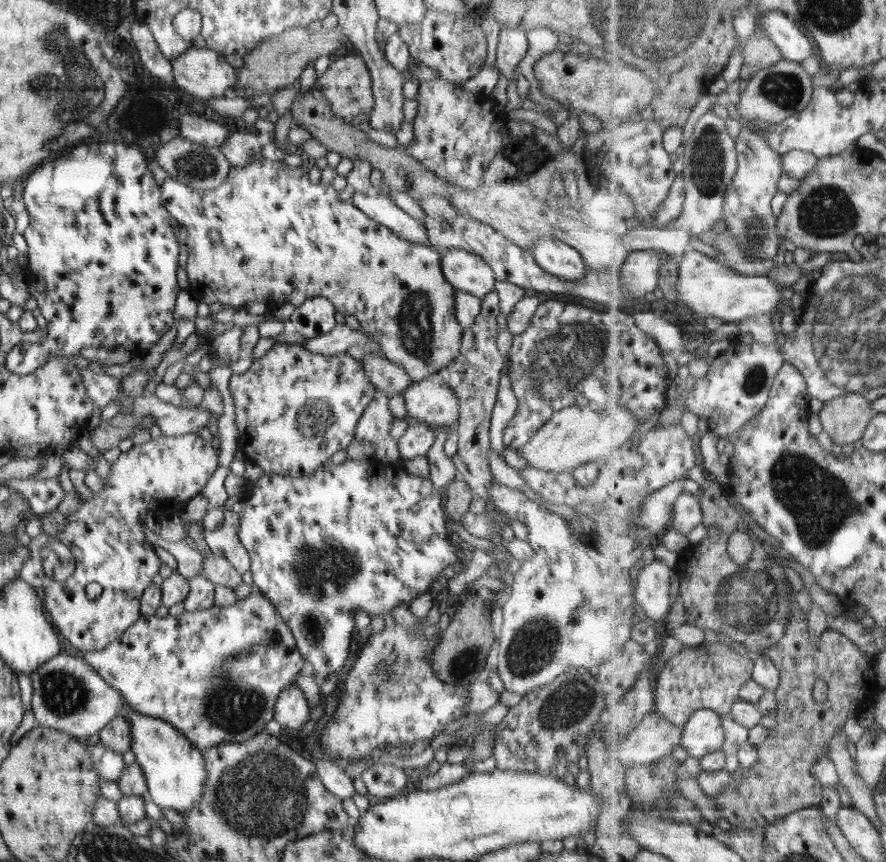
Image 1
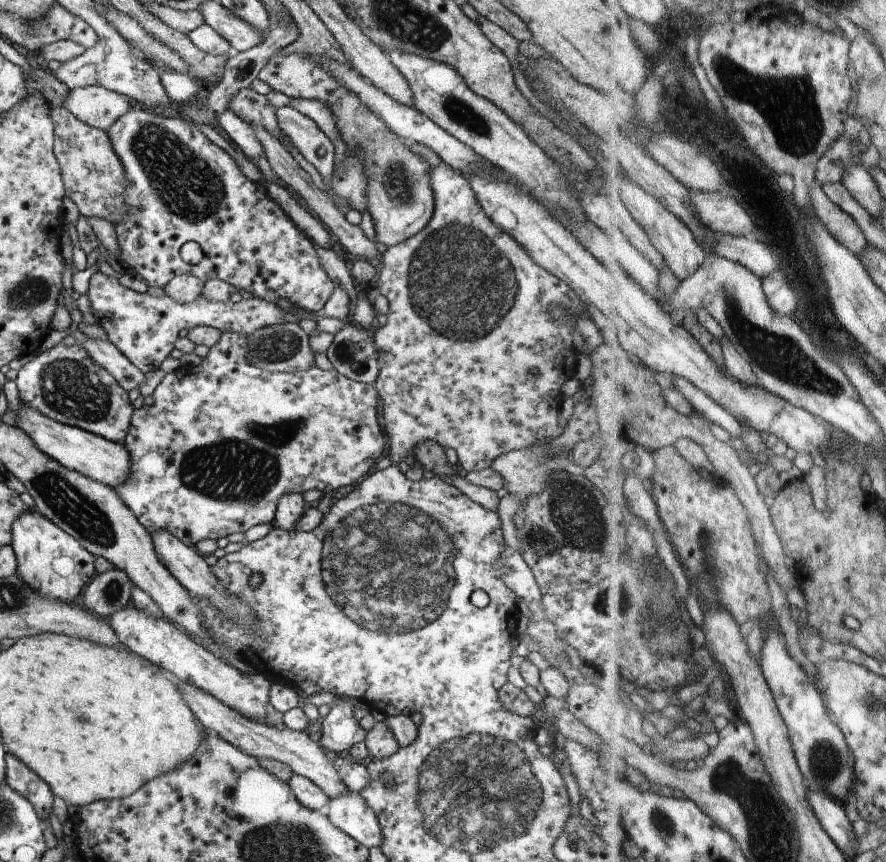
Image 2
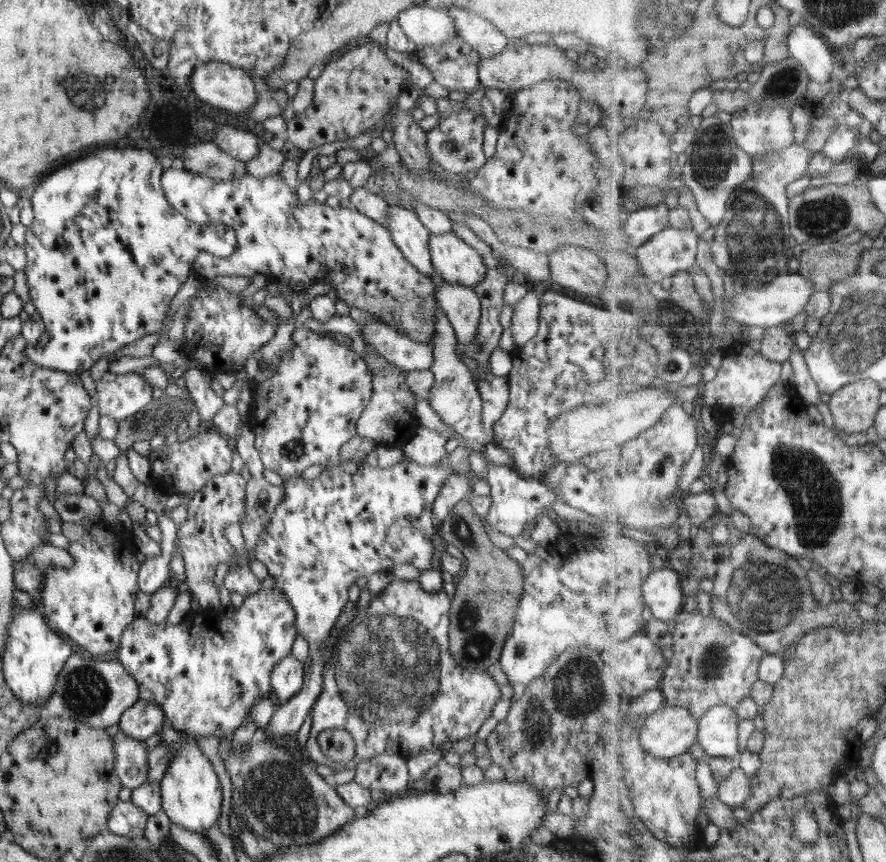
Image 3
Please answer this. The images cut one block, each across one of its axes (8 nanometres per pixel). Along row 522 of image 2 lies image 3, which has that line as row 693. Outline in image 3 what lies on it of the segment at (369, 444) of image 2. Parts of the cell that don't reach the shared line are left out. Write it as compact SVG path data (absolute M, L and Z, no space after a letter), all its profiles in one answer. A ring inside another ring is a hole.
M262 587L258 592L245 597L233 617L226 620L222 616L218 628L204 624L208 628L194 630L194 626L200 628L200 614L192 614L192 620L186 624L172 624L167 620L154 624L145 617L138 617L122 633L116 657L136 680L140 691L139 700L158 703L172 728L193 737L214 734L218 738L227 736L231 739L233 732L242 723L253 722L250 712L256 699L264 694L273 697L271 672L279 660L290 654L297 636L295 610L286 595L283 595L282 589Z

